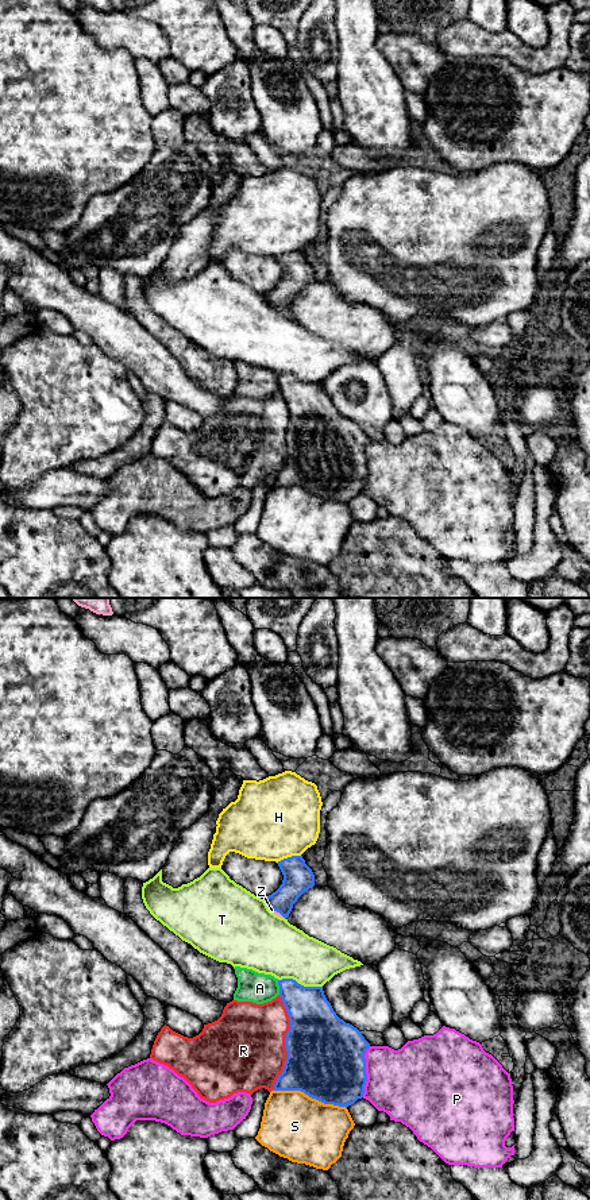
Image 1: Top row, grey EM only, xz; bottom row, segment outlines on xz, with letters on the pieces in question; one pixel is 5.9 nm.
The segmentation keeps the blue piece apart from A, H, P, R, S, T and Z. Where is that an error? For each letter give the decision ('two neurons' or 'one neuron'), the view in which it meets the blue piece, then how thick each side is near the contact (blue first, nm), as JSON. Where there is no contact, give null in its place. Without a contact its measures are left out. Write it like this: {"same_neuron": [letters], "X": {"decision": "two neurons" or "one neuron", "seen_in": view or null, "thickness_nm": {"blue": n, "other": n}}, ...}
{"same_neuron": [], "A": {"decision": "two neurons", "seen_in": "xz", "thickness_nm": {"blue": 260, "other": 180}}, "H": {"decision": "two neurons", "seen_in": "xz", "thickness_nm": {"blue": 180, "other": 480}}, "P": {"decision": "two neurons", "seen_in": "xz", "thickness_nm": {"blue": 460, "other": 420}}, "R": {"decision": "two neurons", "seen_in": "xz", "thickness_nm": {"blue": 440, "other": 480}}, "S": {"decision": "two neurons", "seen_in": "xz", "thickness_nm": {"blue": 460, "other": 400}}, "T": {"decision": "two neurons", "seen_in": "xz", "thickness_nm": {"blue": 280, "other": 320}}, "Z": {"decision": "two neurons", "seen_in": "xz", "thickness_nm": {"blue": 180, "other": 20}}}

